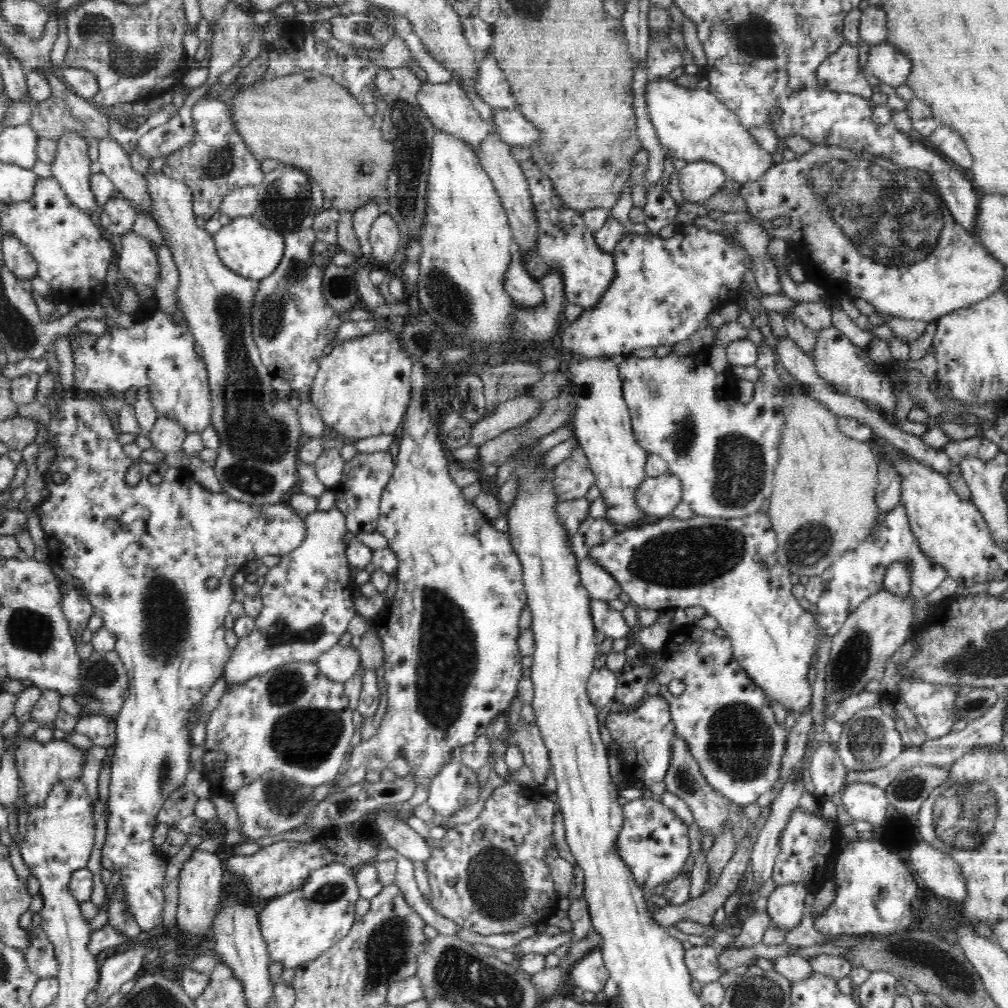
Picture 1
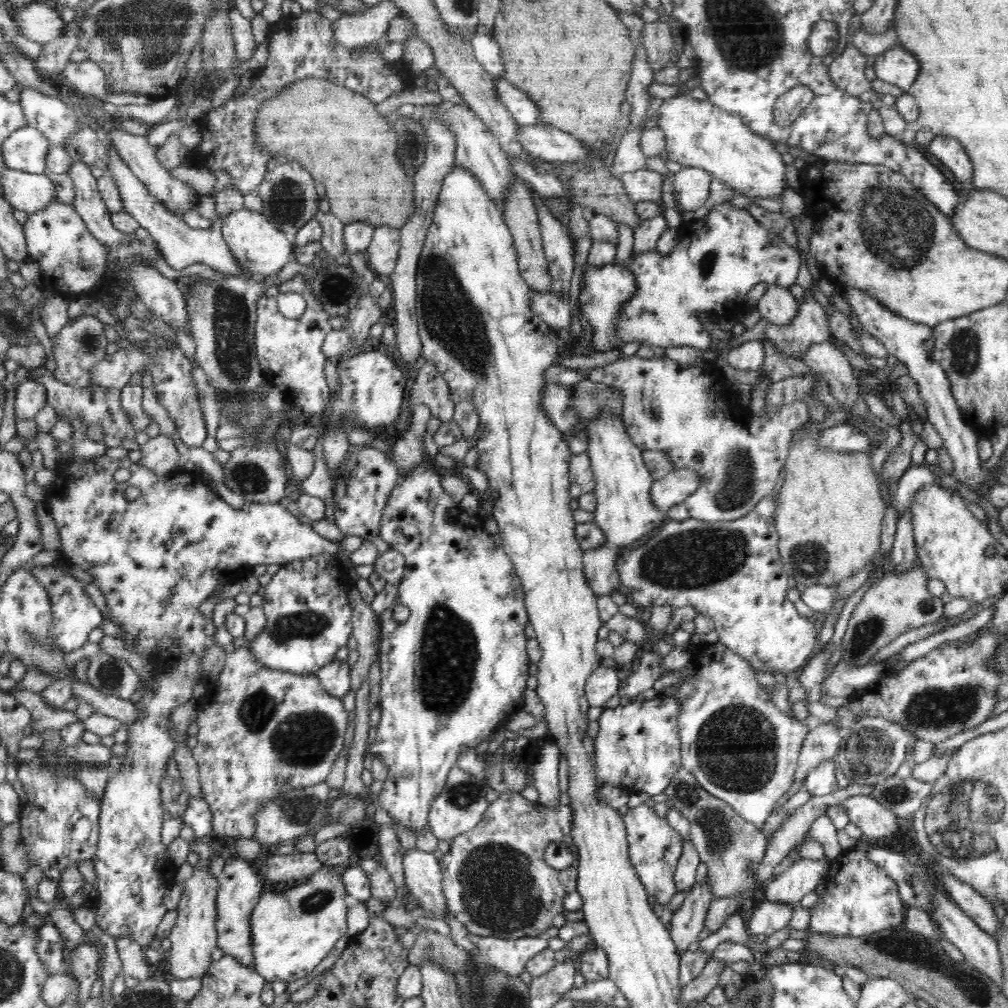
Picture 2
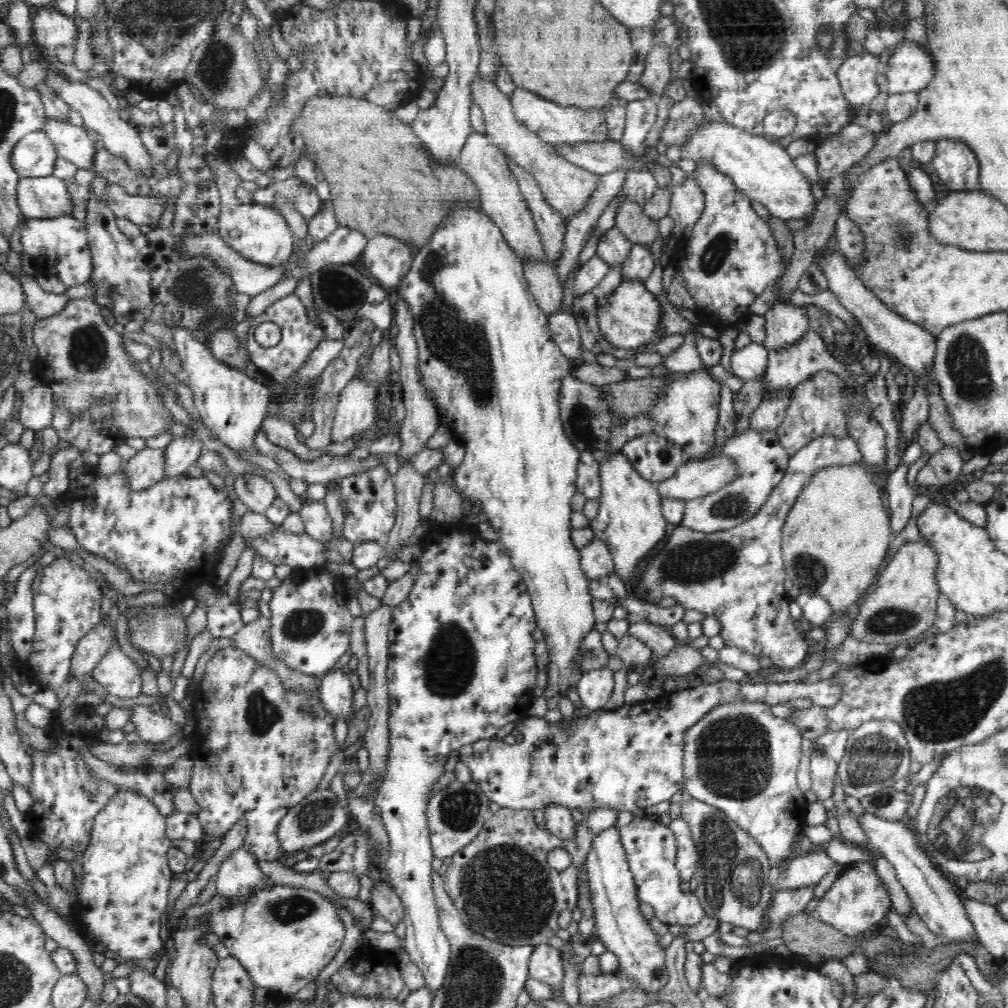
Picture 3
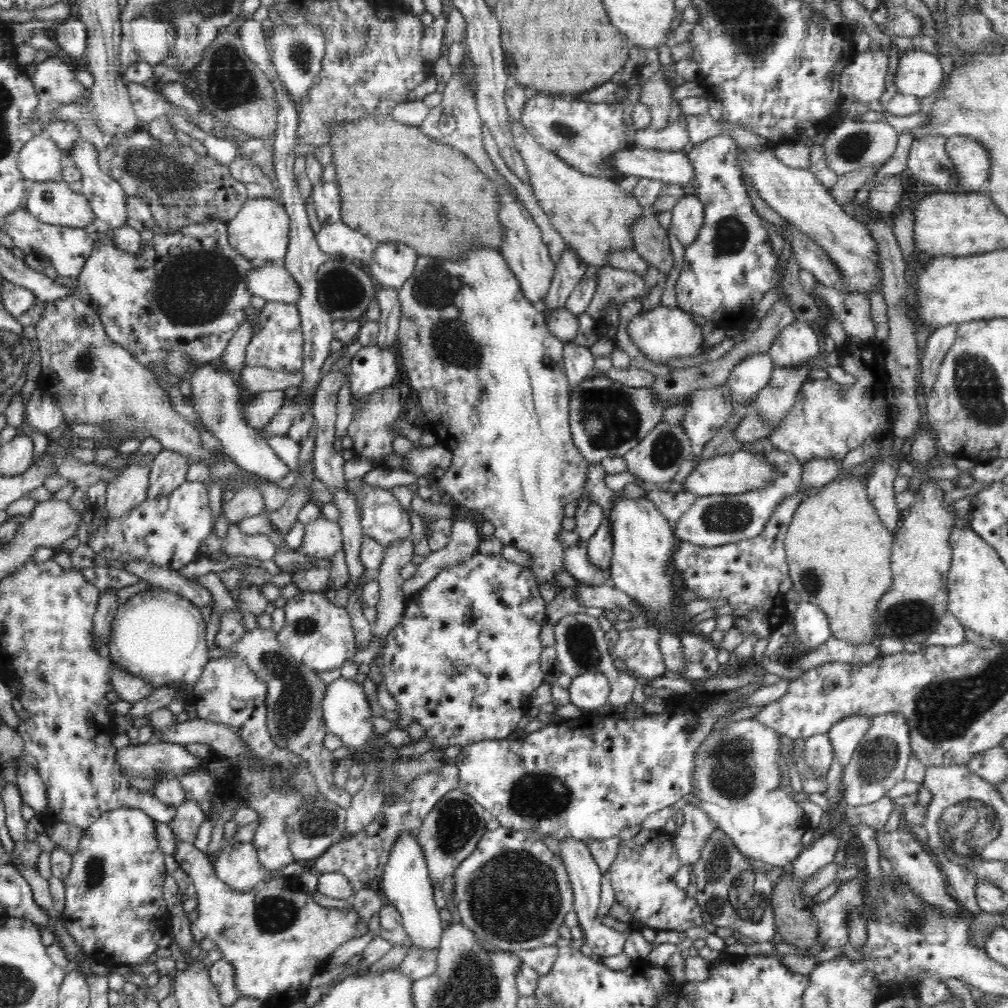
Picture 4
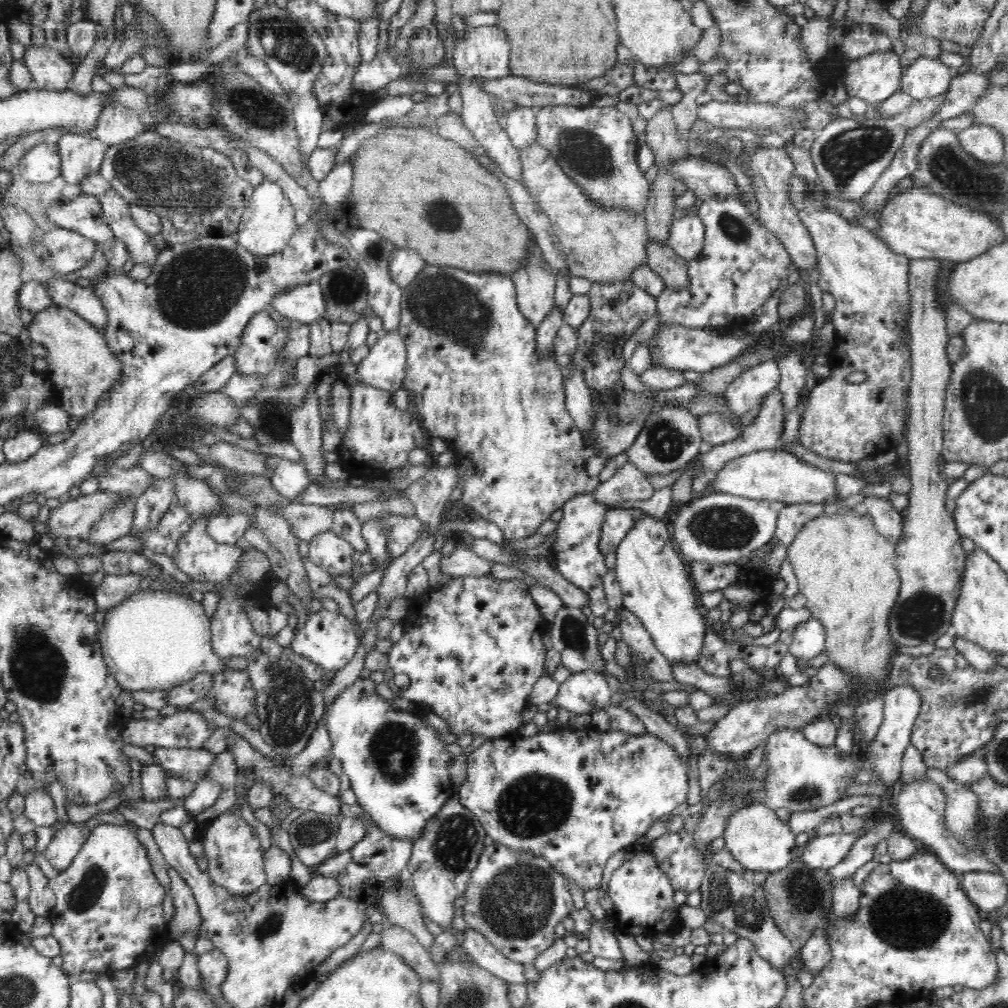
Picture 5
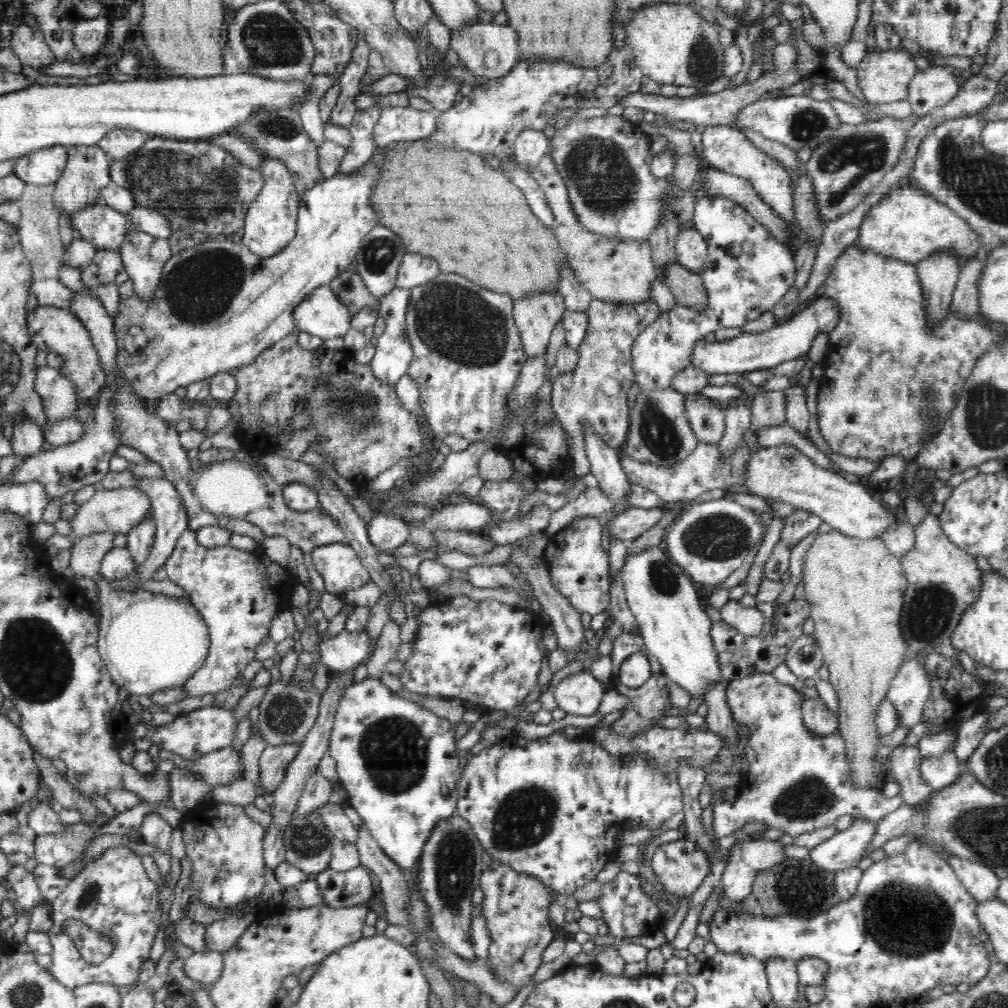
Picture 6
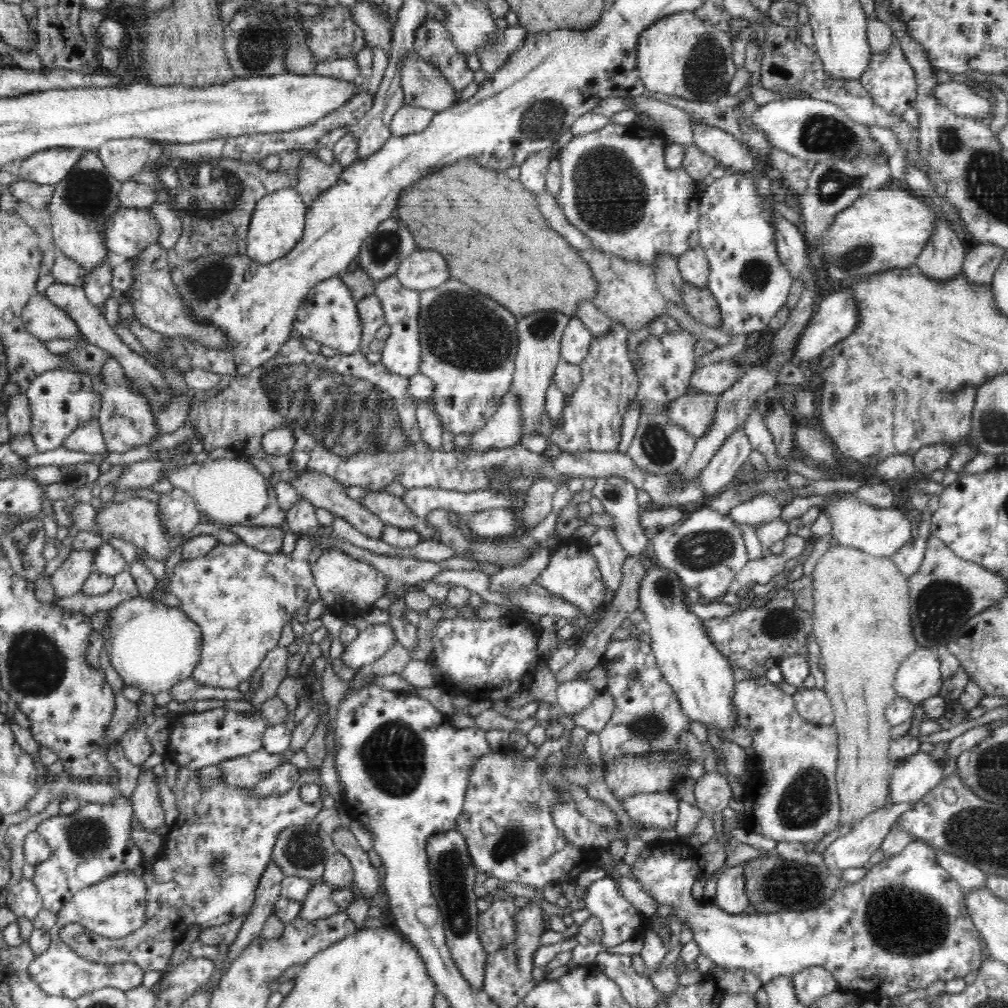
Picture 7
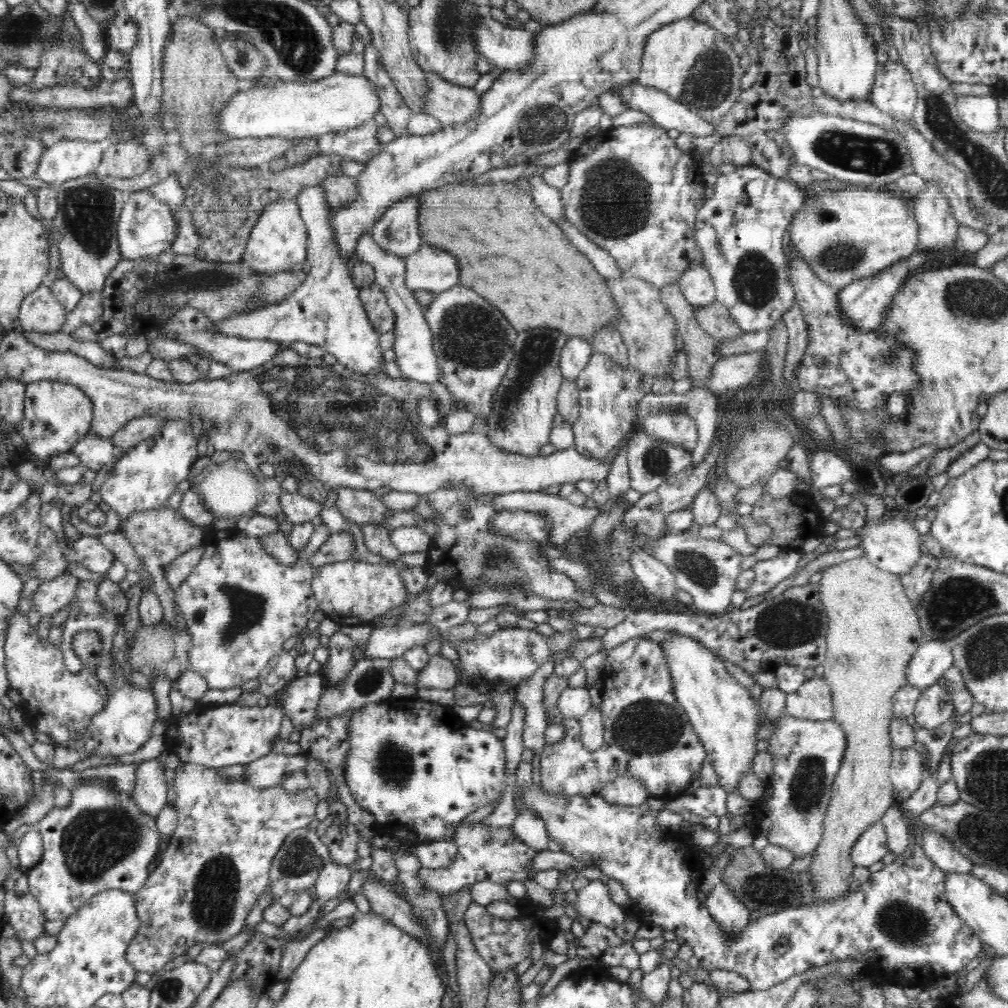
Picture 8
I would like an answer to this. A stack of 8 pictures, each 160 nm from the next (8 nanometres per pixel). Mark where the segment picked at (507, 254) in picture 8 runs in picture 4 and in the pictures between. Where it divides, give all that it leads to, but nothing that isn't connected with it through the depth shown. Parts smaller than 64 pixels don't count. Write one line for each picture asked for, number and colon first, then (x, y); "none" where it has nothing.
4: (397, 184)
5: (392, 171)
6: (432, 196)
7: (530, 267)

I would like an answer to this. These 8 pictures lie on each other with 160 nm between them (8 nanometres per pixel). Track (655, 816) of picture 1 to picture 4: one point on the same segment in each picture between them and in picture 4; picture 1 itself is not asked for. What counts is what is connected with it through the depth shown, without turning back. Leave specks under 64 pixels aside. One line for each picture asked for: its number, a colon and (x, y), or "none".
2: (654, 848)
3: (651, 848)
4: (642, 875)

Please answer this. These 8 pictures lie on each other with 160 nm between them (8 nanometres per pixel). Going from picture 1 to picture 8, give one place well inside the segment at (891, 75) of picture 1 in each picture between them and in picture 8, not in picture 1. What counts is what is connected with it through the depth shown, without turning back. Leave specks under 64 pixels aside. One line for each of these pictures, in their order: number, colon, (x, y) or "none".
2: (897, 66)
3: (910, 68)
4: (920, 74)
5: (926, 78)
6: (932, 87)
7: (964, 101)
8: (981, 114)

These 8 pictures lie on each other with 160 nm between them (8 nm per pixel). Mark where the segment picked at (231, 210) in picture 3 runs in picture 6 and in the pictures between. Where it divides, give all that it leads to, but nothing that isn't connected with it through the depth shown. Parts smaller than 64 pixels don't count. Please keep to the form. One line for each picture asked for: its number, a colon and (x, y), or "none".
4: (260, 231)
5: (267, 224)
6: (271, 221)

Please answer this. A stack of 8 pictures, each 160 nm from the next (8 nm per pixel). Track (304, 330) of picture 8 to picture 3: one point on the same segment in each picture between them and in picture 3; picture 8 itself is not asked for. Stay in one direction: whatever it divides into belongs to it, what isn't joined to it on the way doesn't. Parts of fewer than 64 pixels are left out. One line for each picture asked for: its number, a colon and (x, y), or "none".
3: (249, 277)
4: (272, 281)
5: (304, 303)
6: (321, 313)
7: (328, 314)

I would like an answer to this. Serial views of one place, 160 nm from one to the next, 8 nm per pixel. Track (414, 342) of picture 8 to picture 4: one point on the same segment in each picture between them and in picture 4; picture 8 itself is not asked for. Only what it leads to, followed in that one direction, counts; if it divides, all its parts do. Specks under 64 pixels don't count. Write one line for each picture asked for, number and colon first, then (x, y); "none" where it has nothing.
4: (373, 367)
5: (385, 366)
6: (393, 353)
7: (400, 354)

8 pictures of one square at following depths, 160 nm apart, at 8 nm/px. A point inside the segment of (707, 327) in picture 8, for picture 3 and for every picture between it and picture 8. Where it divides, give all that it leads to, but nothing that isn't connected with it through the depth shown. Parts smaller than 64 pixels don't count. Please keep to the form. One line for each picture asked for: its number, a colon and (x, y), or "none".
3: (639, 228)
4: (650, 239)
5: (673, 269)
6: (687, 287)
7: (699, 303)

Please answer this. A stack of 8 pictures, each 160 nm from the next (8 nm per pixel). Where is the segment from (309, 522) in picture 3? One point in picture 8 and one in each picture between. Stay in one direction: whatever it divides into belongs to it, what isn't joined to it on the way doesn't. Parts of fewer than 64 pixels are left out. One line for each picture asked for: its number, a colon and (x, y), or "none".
4: (323, 540)
5: (333, 554)
6: (340, 567)
7: (348, 586)
8: (351, 593)

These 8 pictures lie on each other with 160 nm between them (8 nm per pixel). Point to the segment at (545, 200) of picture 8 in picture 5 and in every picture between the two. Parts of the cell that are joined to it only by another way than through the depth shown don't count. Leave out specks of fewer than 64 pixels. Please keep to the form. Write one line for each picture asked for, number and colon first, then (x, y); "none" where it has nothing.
5: (520, 126)
6: (530, 146)
7: (533, 171)

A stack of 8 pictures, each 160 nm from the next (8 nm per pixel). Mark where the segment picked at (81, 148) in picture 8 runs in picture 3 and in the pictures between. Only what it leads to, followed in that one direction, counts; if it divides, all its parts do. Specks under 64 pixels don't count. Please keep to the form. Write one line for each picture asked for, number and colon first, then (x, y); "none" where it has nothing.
3: (34, 156)
4: (39, 159)
5: (42, 163)
6: (44, 166)
7: (48, 167)

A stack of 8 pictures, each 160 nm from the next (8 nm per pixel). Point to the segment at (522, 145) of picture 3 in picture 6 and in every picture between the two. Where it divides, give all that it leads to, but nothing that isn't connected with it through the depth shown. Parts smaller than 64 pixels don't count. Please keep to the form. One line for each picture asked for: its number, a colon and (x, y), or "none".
4: (594, 216)
5: (601, 244)
6: (621, 271)

